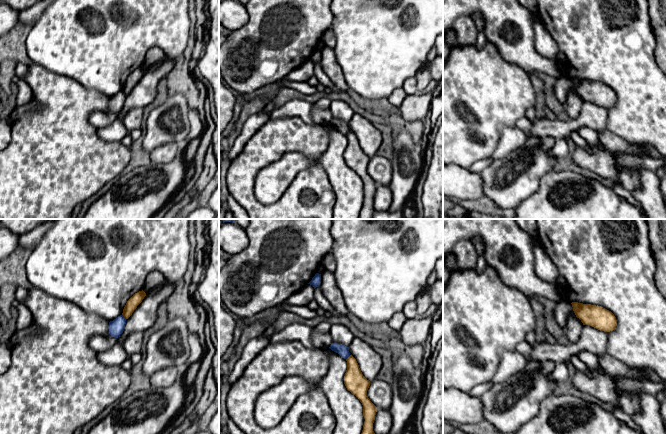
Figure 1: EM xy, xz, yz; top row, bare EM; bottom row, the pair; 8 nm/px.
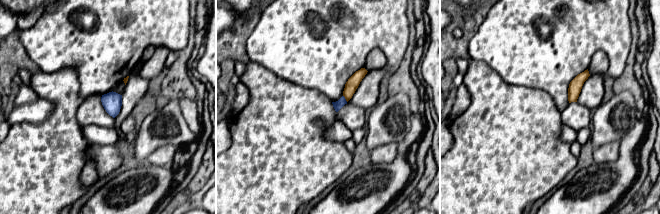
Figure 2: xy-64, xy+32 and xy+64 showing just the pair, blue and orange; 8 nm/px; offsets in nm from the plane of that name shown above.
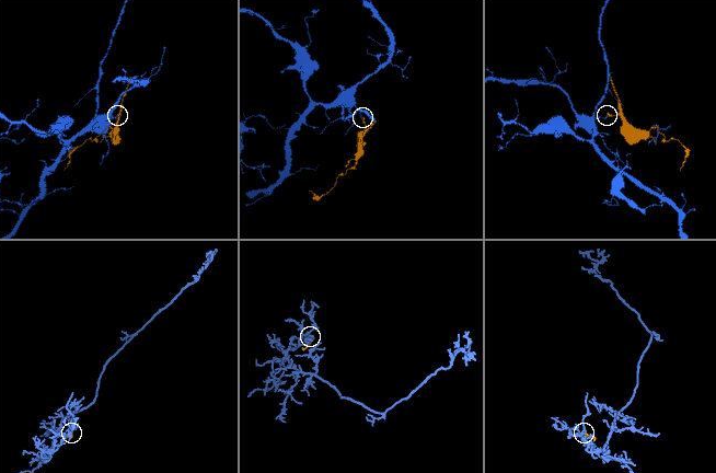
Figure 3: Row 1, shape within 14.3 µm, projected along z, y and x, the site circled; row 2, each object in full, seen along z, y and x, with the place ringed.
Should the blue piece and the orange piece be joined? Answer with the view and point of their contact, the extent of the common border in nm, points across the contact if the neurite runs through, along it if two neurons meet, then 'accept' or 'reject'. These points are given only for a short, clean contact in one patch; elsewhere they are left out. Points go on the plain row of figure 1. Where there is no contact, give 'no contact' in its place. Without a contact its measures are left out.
meets blue in xy at (123, 92); contact 50 nm long; border along xy (122, 90), (126, 94); reject

